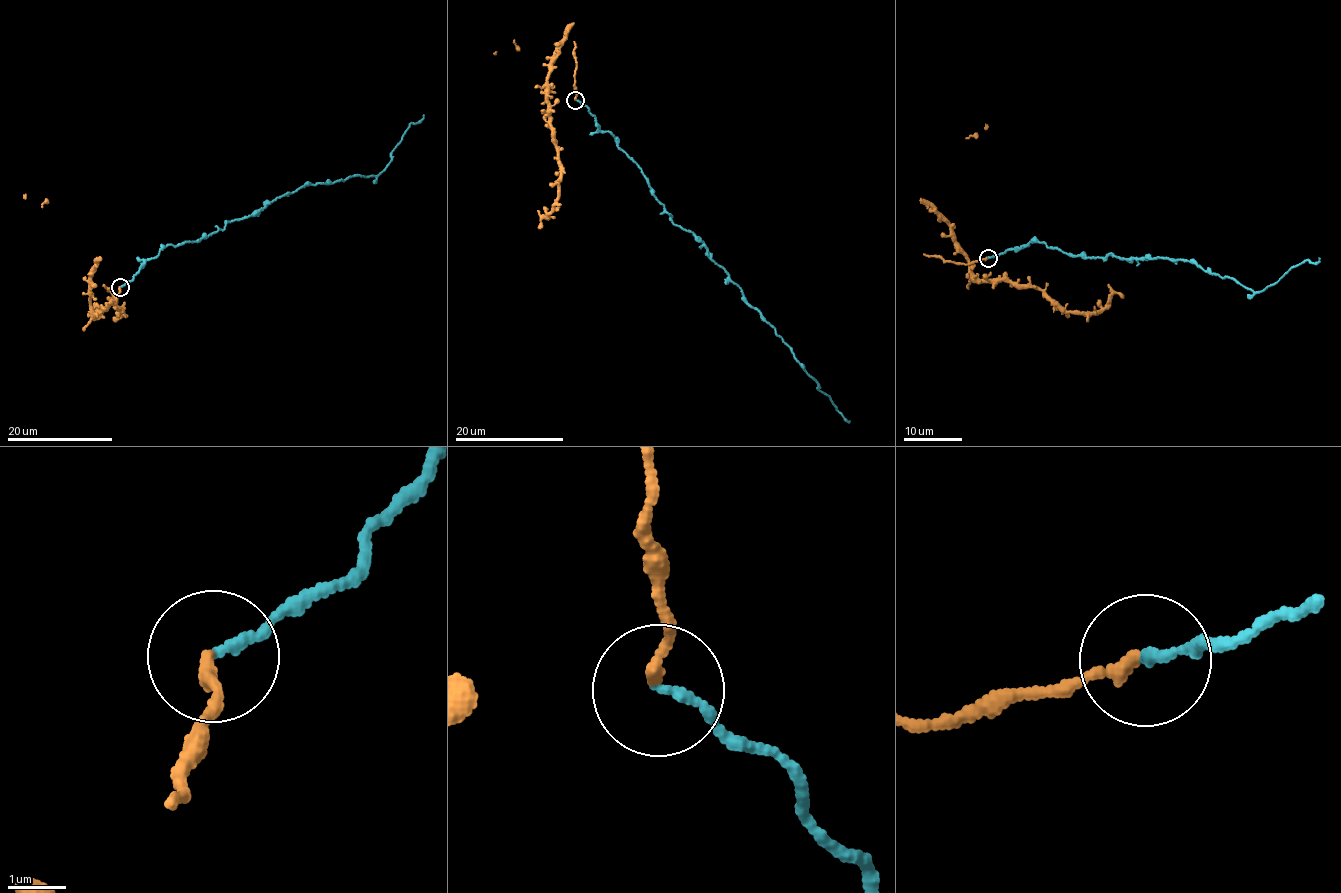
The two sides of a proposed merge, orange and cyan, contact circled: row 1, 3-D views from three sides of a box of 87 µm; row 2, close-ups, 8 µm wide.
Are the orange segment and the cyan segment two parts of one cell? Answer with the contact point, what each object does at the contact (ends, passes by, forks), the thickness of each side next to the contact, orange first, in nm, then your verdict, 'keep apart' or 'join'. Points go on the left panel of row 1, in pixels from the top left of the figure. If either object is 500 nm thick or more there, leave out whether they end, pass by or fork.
at (120, 287); orange ends there; cyan ends there; 220 nm thick on the orange side, 160 nm on the other; join

